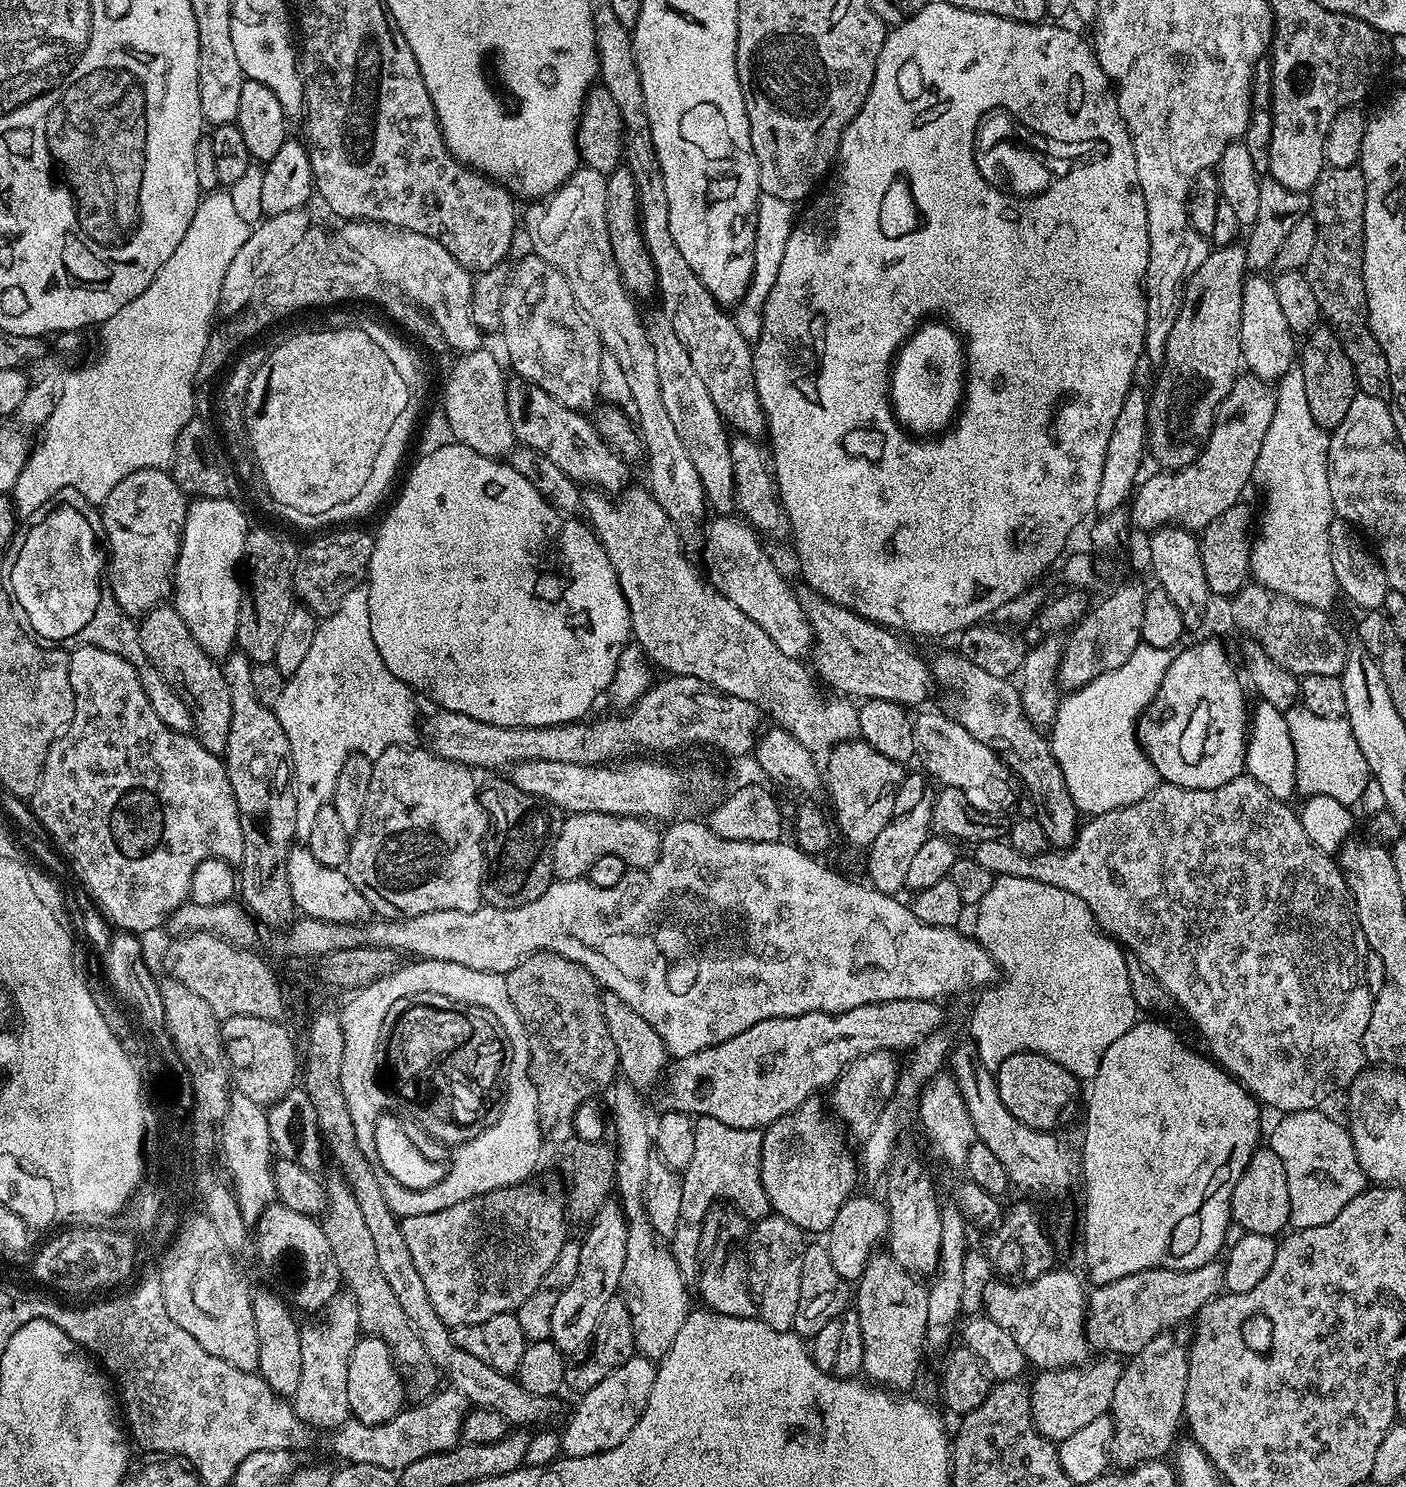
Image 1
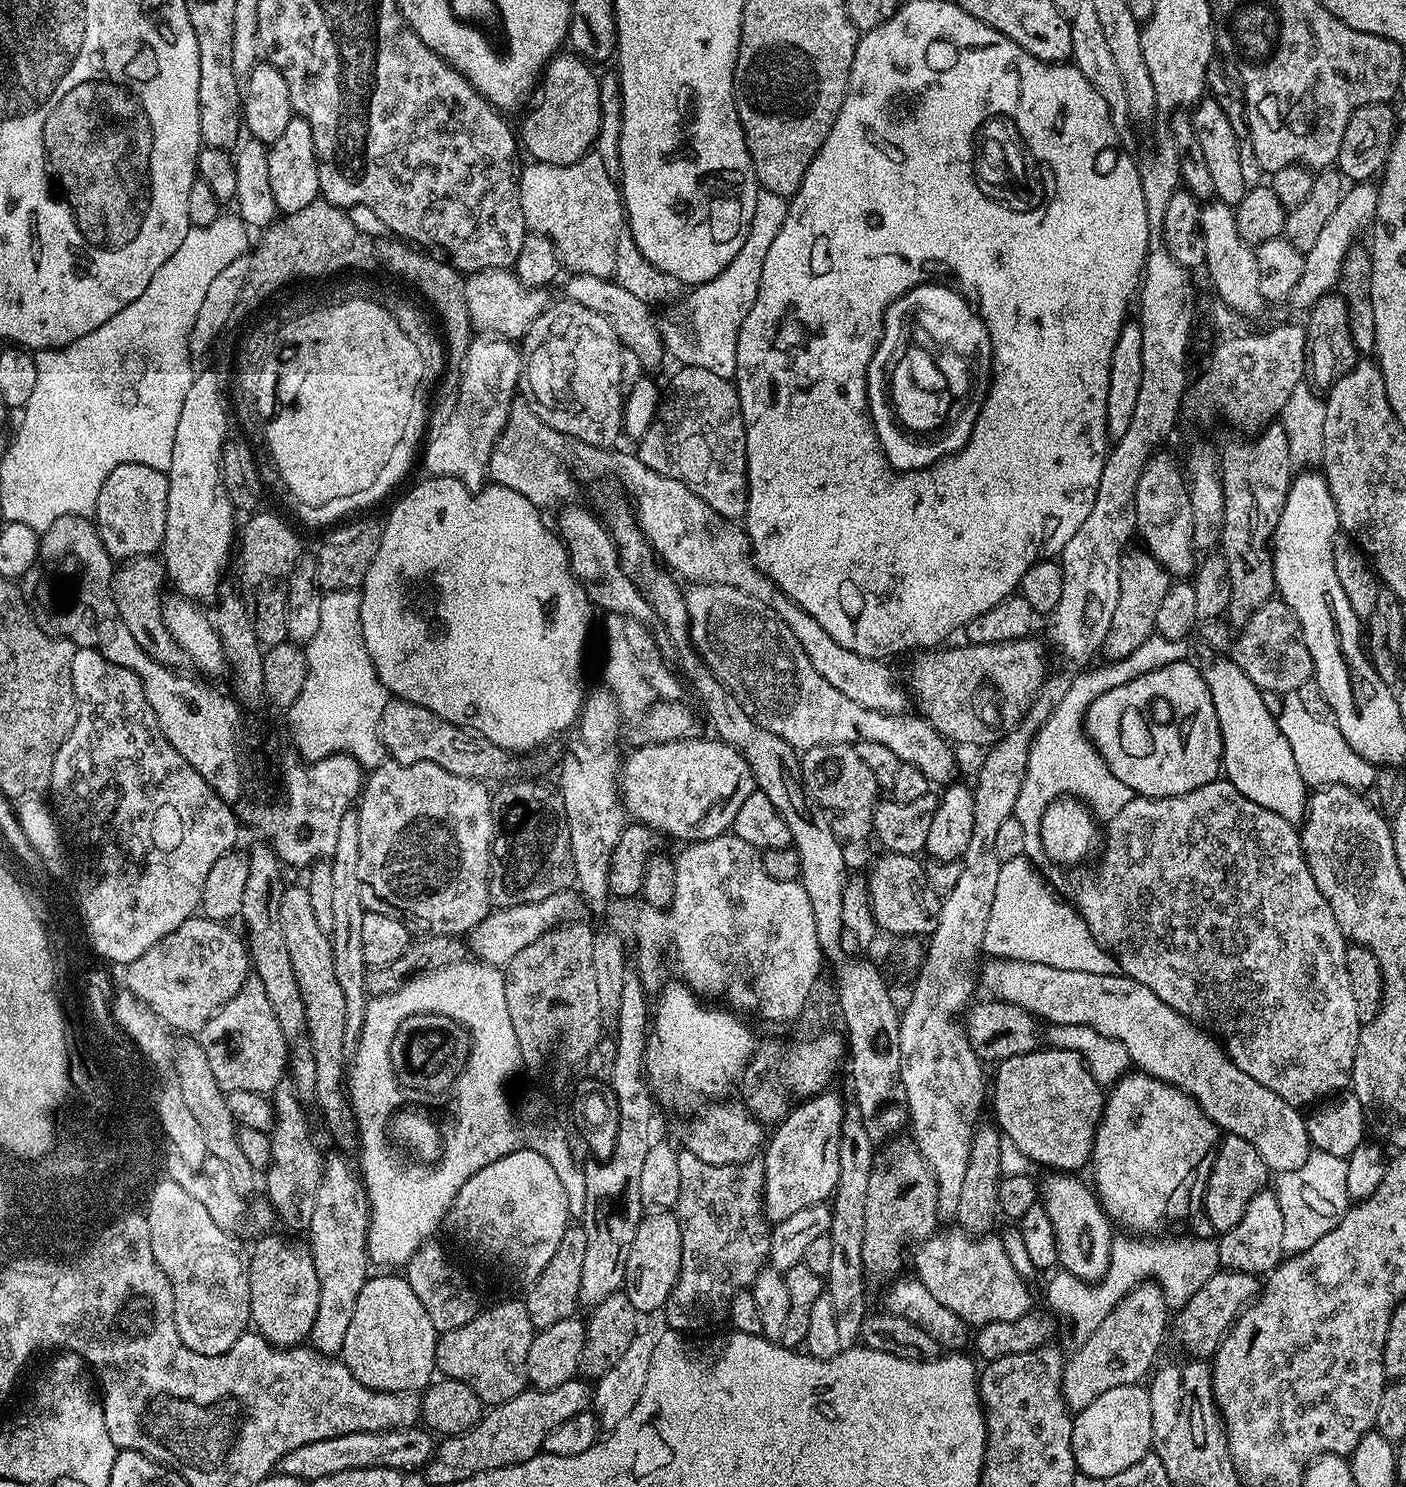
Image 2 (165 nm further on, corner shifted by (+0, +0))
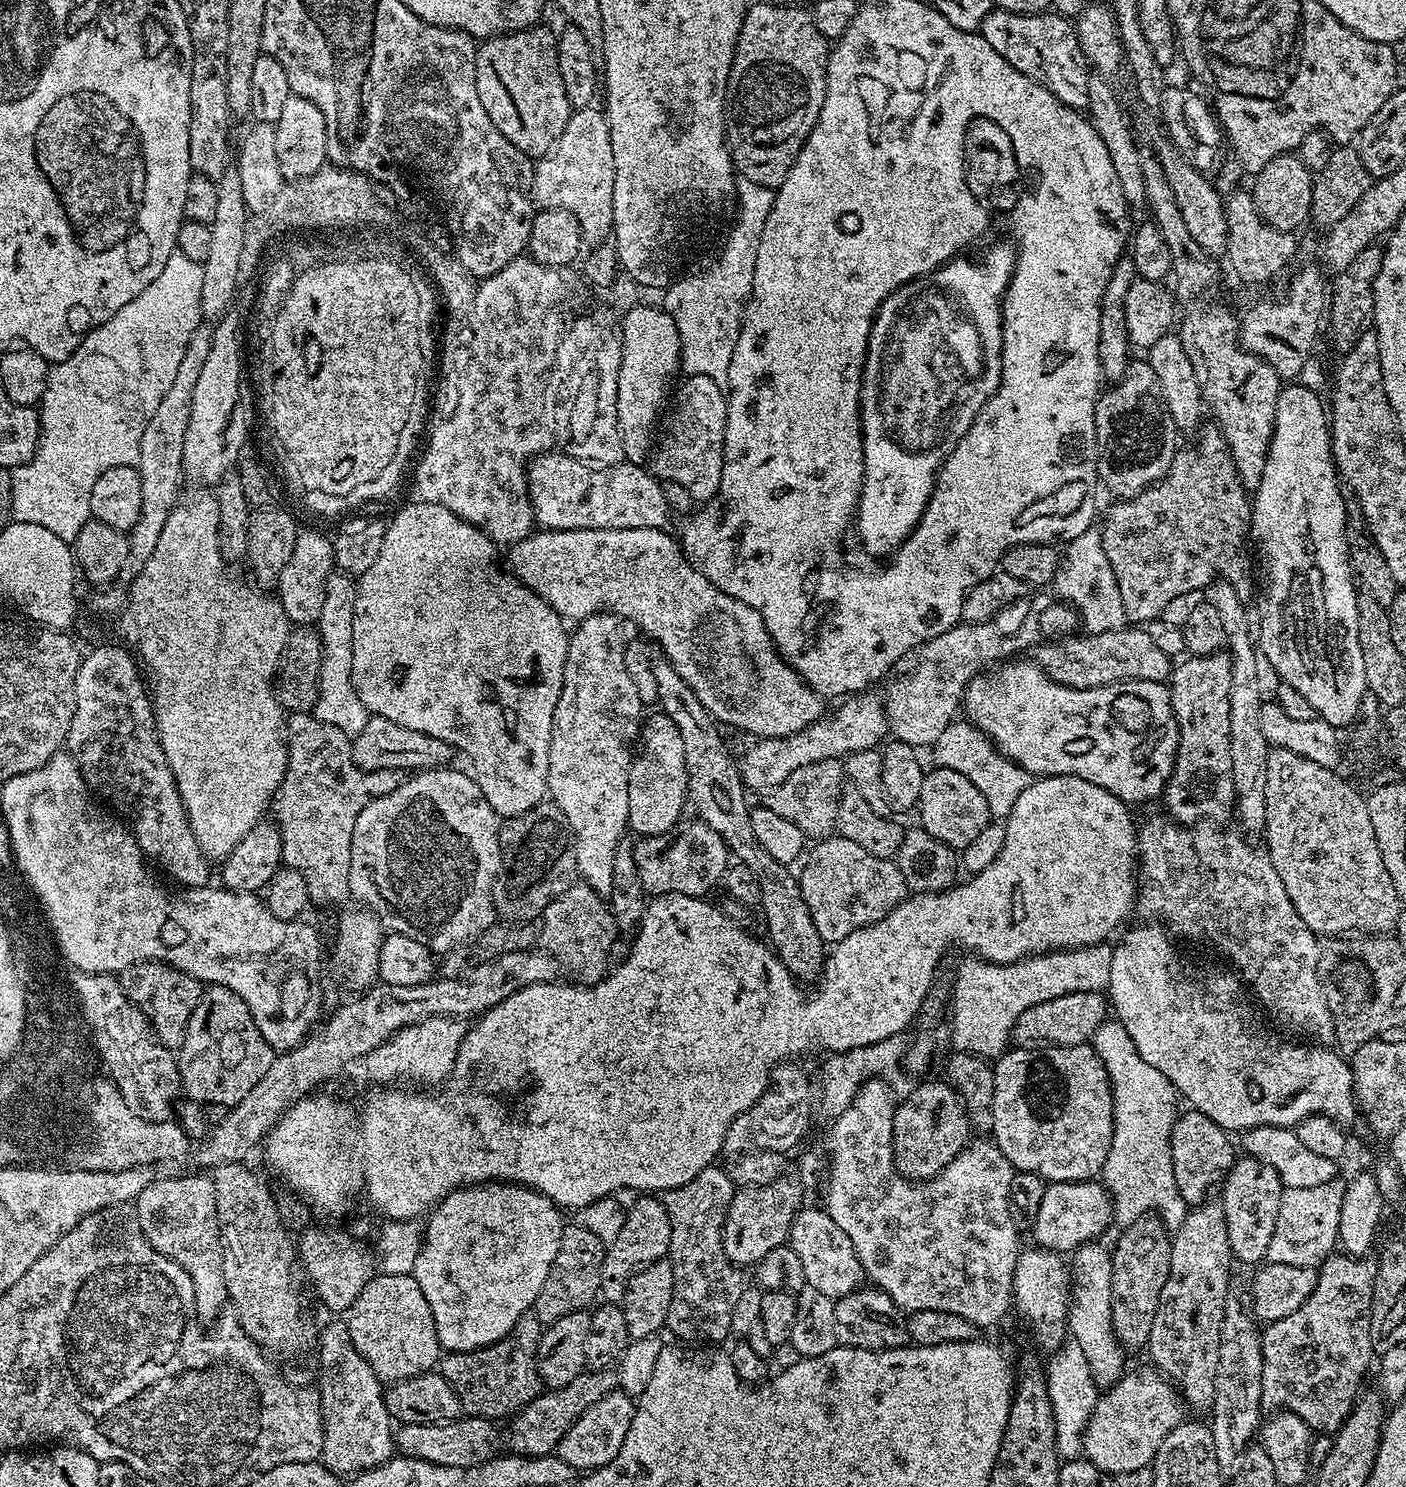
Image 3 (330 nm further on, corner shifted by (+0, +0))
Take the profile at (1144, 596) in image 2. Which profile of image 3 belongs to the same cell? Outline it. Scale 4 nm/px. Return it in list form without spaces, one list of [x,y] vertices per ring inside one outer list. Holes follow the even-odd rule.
[[[1205,427],[1199,433],[1196,448],[1181,447],[1177,451],[1175,462],[1163,478],[1151,484],[1142,494],[1117,499],[1116,505],[1104,516],[1100,533],[1106,558],[1116,575],[1118,590],[1122,590],[1122,606],[1128,619],[1137,625],[1144,626],[1149,621],[1161,619],[1166,605],[1178,598],[1178,594],[1207,589],[1218,574],[1232,583],[1242,598],[1248,598],[1252,592],[1252,580],[1248,577],[1252,568],[1248,561],[1252,500],[1236,469],[1234,458],[1228,452],[1226,438],[1219,427],[1211,427]]]

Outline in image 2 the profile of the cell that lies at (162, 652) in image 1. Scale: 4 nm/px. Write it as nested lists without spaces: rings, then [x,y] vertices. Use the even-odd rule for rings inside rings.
[[[155,555],[137,556],[136,559],[121,563],[112,574],[112,597],[114,606],[118,606],[118,614],[122,614],[122,622],[134,634],[134,642],[150,654],[159,664],[180,666],[185,663],[184,651],[178,641],[172,637],[164,621],[164,600],[160,591],[166,585],[164,565]]]

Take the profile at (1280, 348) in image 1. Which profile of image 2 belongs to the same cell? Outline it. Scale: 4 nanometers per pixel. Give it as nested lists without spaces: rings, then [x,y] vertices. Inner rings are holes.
[[[1218,199],[1205,203],[1200,209],[1200,233],[1206,246],[1204,268],[1208,280],[1217,292],[1219,299],[1236,311],[1237,317],[1256,316],[1266,301],[1262,298],[1260,275],[1253,245],[1246,243],[1242,234],[1238,234],[1238,222],[1233,205],[1223,204]]]

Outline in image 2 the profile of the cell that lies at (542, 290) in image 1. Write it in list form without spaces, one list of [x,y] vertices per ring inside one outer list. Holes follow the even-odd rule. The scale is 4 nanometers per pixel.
[[[560,298],[560,301],[558,301],[557,304],[556,301],[549,303],[548,307],[544,309],[544,312],[538,318],[534,318],[534,322],[530,327],[528,327],[528,329],[526,330],[526,334],[522,338],[522,376],[523,379],[526,381],[526,388],[528,384],[528,393],[526,393],[526,396],[531,403],[532,409],[534,410],[534,414],[538,414],[538,418],[542,418],[542,422],[546,422],[546,426],[550,426],[554,430],[558,430],[559,432],[561,432],[561,434],[563,434],[563,436],[567,436],[571,438],[573,441],[582,444],[589,444],[591,448],[611,449],[613,445],[615,445],[612,443],[614,443],[615,440],[618,438],[621,439],[622,436],[622,409],[624,407],[624,401],[626,399],[625,393],[622,391],[622,389],[625,387],[625,384],[622,378],[621,349],[622,345],[620,339],[618,339],[617,336],[614,334],[614,330],[610,326],[610,322],[606,322],[606,318],[602,318],[602,314],[594,314],[594,310],[590,310],[586,306],[578,306],[573,302],[573,300],[569,300],[567,298]]]

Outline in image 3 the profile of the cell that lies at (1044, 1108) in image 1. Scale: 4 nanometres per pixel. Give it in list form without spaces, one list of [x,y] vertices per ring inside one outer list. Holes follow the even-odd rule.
[[[1091,1043],[1069,1048],[1016,1046],[995,1061],[992,1073],[994,1122],[990,1136],[1016,1172],[1038,1174],[1045,1182],[1058,1184],[1099,1177],[1112,1145],[1114,1106],[1106,1066]]]

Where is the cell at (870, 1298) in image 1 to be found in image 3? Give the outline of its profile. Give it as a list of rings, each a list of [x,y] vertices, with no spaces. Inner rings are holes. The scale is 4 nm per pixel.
[[[944,1078],[928,1080],[925,1084],[918,1085],[905,1100],[901,1099],[896,1105],[892,1139],[896,1168],[907,1180],[933,1180],[939,1172],[946,1170],[946,1166],[950,1166],[950,1162],[954,1162],[954,1158],[963,1148],[968,1147],[973,1132],[966,1106],[955,1088]]]

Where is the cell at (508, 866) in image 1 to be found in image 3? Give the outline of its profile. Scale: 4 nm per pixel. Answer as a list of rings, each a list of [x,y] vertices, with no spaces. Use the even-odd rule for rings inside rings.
[[[541,802],[500,824],[500,869],[492,891],[497,917],[508,922],[532,922],[543,917],[546,906],[577,883],[576,842],[566,814],[551,802]]]

